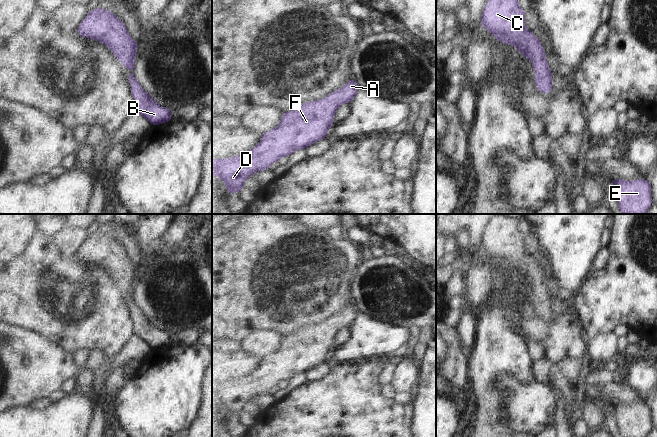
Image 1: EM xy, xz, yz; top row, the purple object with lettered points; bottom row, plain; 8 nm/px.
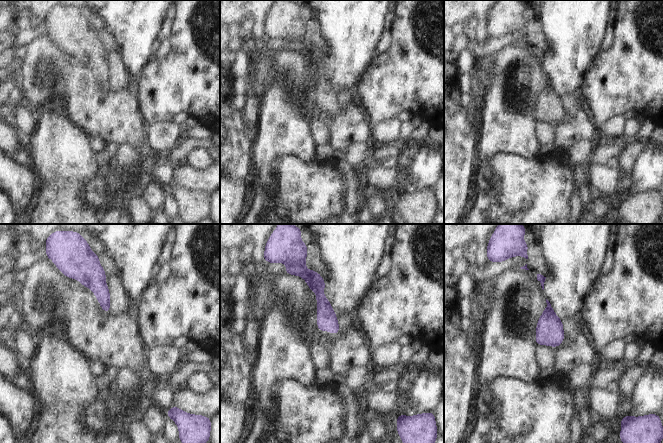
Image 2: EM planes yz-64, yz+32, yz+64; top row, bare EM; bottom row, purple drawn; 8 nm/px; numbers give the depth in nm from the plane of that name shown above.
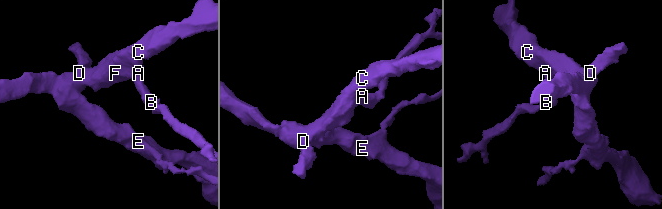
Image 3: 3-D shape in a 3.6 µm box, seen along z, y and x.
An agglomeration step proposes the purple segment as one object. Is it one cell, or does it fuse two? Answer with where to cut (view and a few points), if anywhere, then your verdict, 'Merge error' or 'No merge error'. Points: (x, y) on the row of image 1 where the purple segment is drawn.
No split. No merge error.

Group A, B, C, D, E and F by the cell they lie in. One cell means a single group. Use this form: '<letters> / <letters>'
A B C D E F

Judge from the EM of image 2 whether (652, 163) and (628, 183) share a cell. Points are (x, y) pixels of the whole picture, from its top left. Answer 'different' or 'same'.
different

